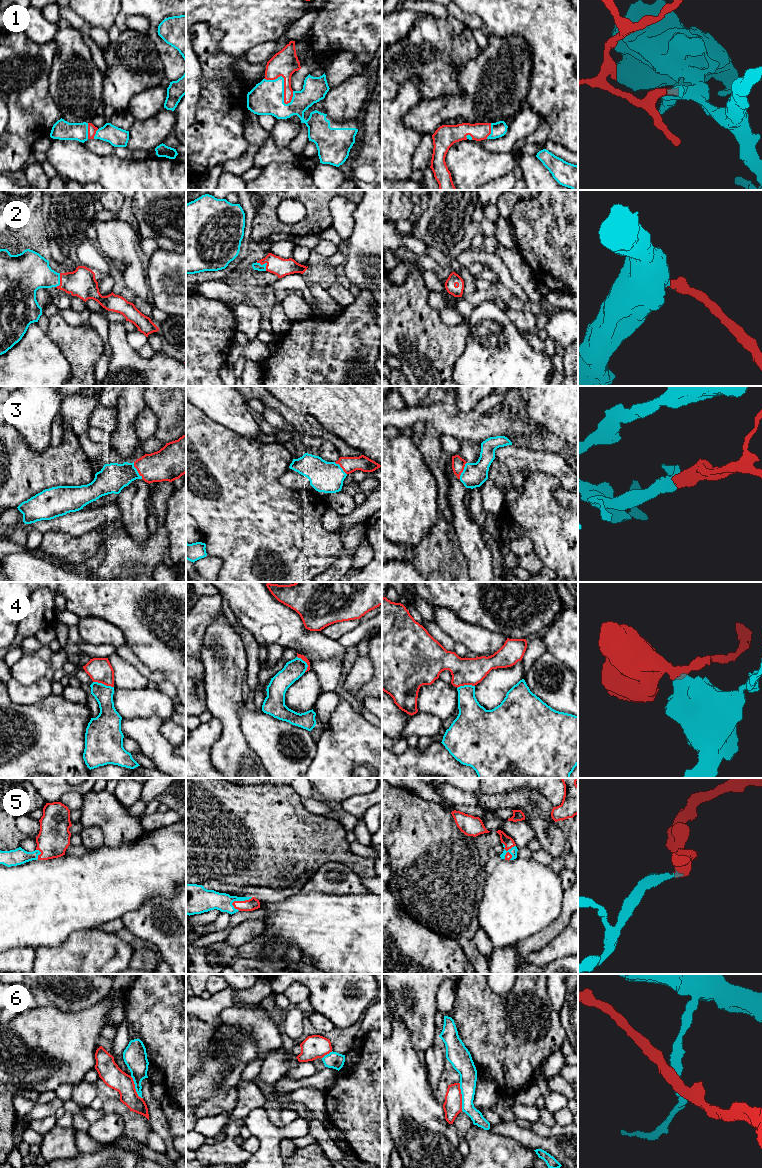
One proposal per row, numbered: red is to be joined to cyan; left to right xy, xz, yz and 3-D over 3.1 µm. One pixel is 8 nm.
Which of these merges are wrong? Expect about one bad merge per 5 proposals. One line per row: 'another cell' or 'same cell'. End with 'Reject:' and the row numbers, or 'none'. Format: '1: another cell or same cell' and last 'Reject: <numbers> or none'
1: same cell
2: same cell
3: same cell
4: another cell
5: same cell
6: another cell
Reject: 4, 6

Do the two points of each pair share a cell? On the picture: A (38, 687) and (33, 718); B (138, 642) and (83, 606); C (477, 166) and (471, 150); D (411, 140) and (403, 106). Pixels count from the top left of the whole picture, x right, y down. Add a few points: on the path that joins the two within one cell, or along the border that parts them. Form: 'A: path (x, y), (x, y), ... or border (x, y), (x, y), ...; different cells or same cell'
A: border (51, 692), (30, 704), (17, 704), (13, 701); different cells
B: path (129, 627), (108, 606), (98, 606); same cell
C: path (473, 162), (471, 154); same cell
D: path (403, 132), (396, 125), (396, 114); same cell

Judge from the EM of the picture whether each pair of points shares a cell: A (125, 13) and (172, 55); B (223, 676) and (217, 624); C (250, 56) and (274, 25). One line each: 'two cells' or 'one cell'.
A: one cell
B: one cell
C: two cells

